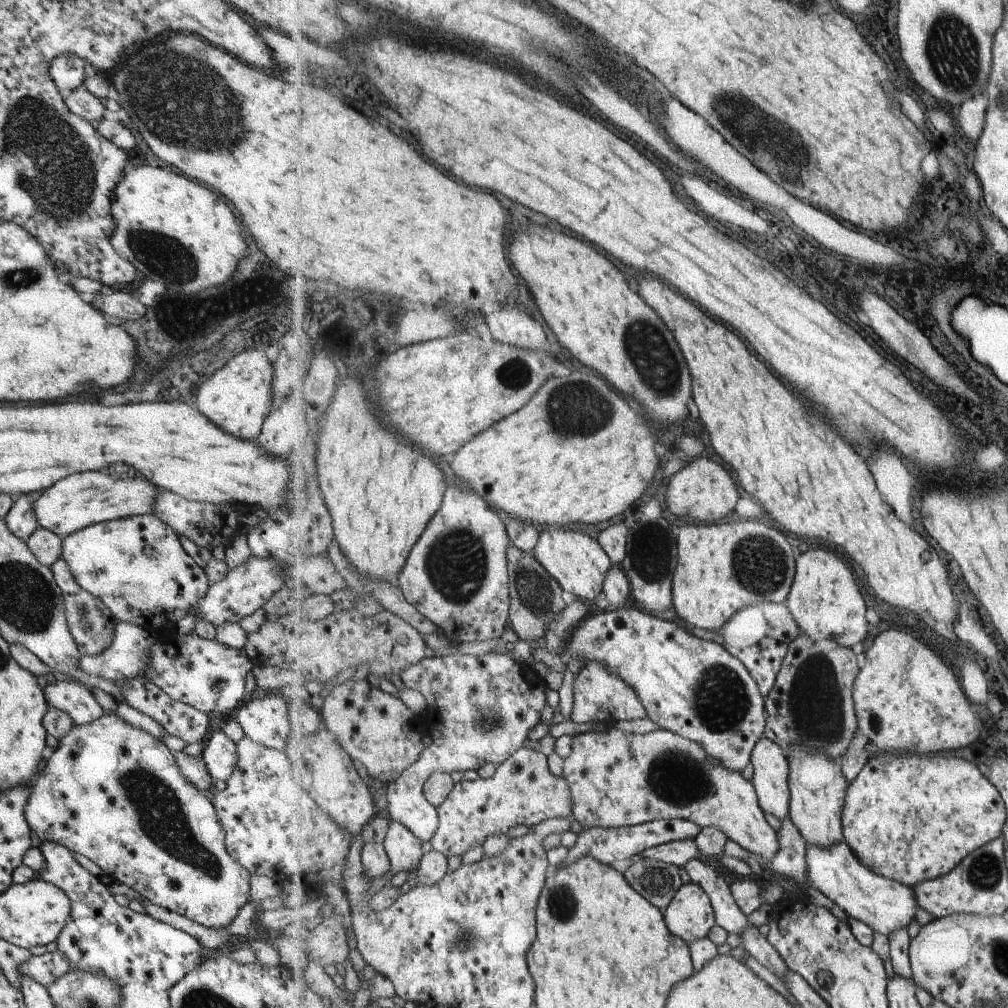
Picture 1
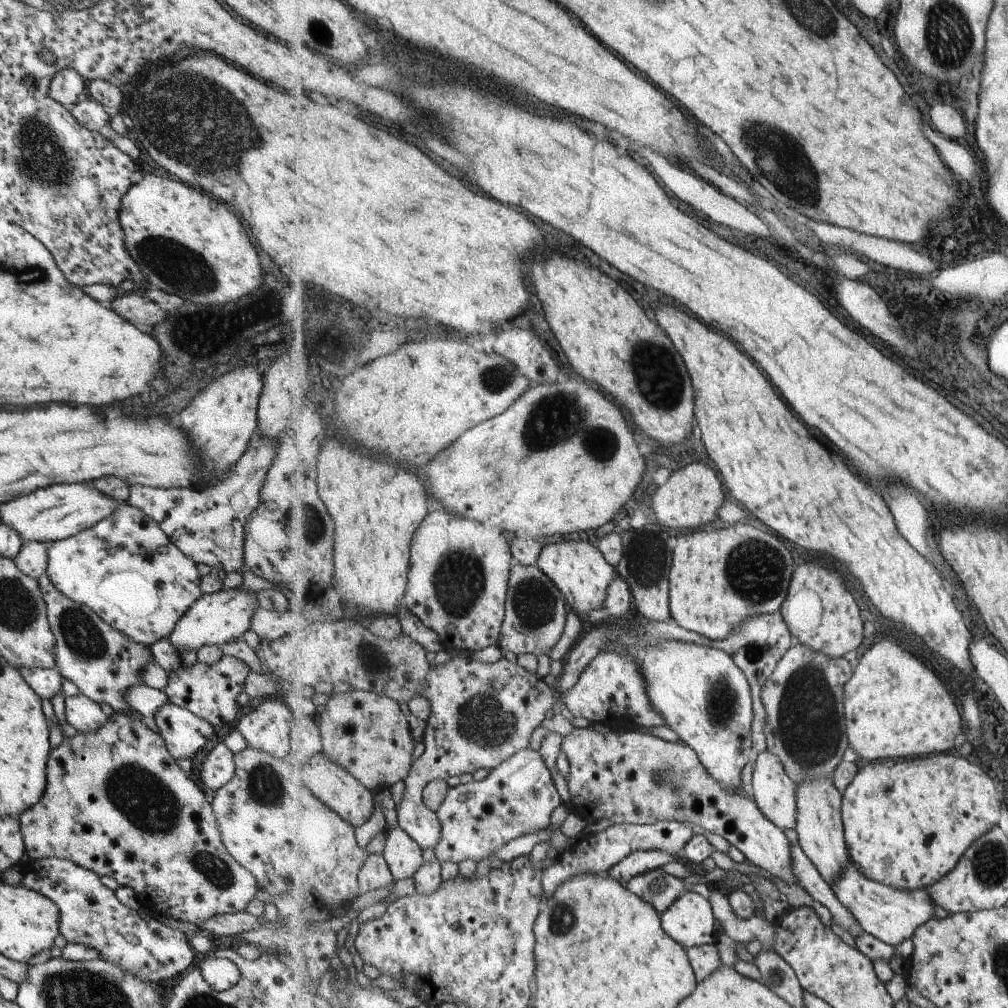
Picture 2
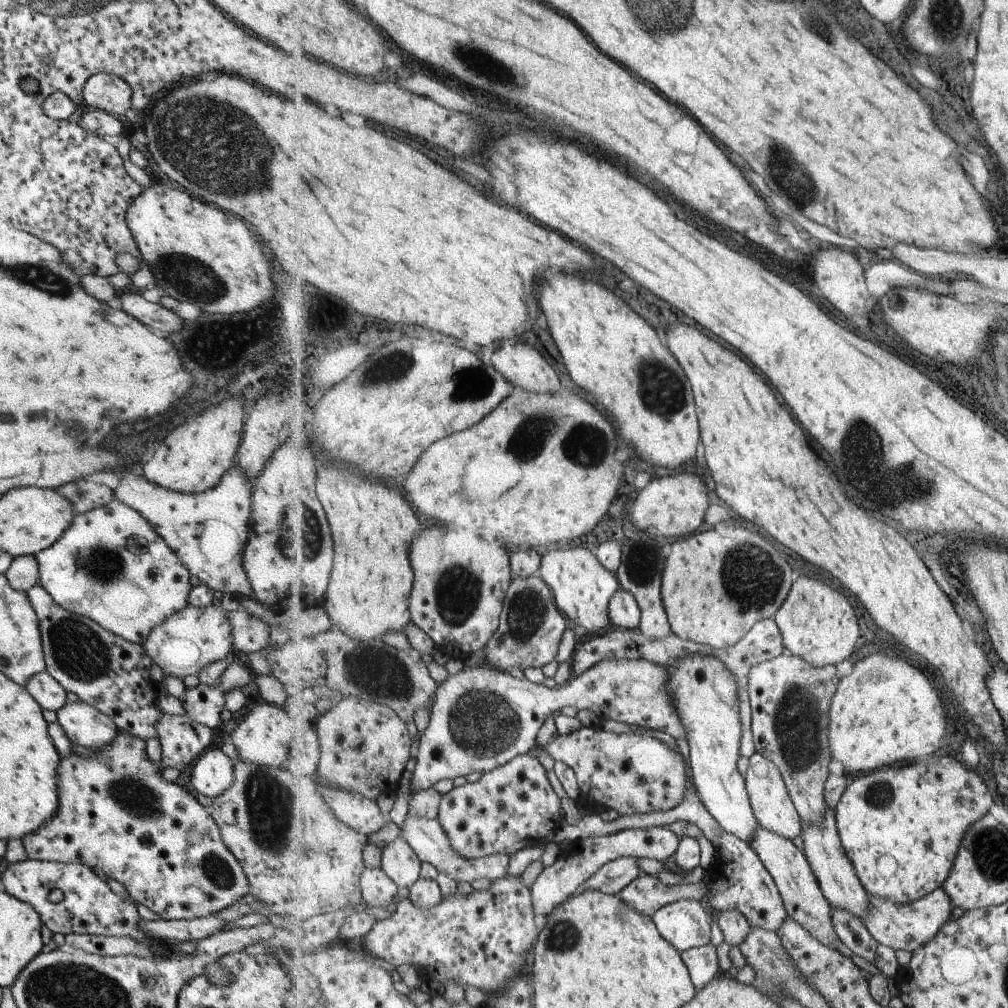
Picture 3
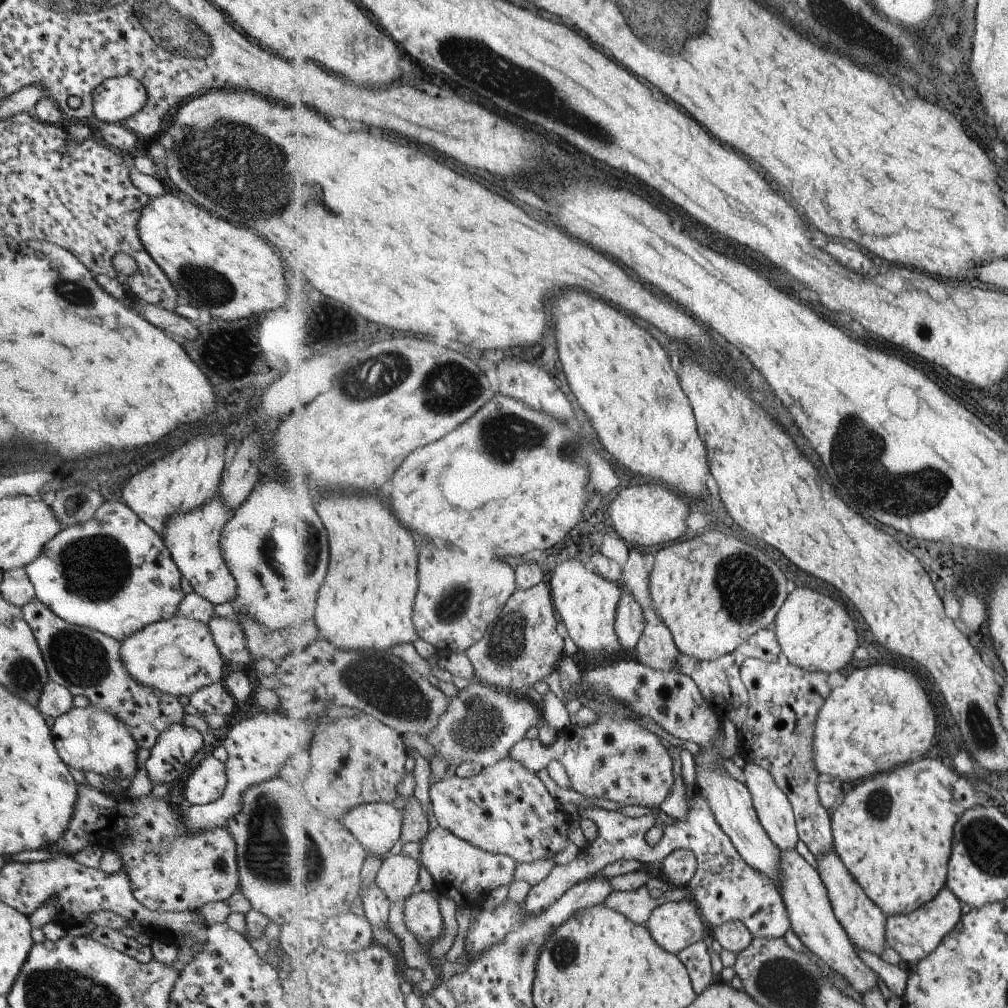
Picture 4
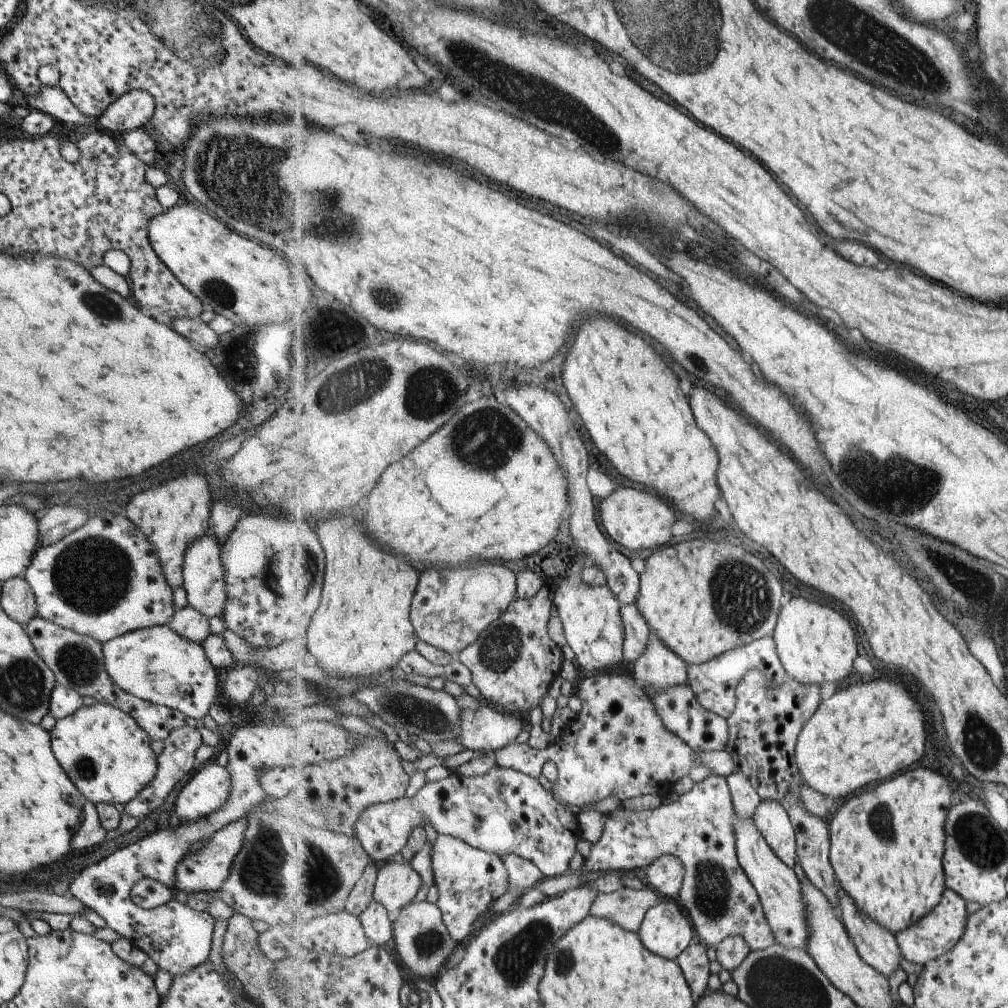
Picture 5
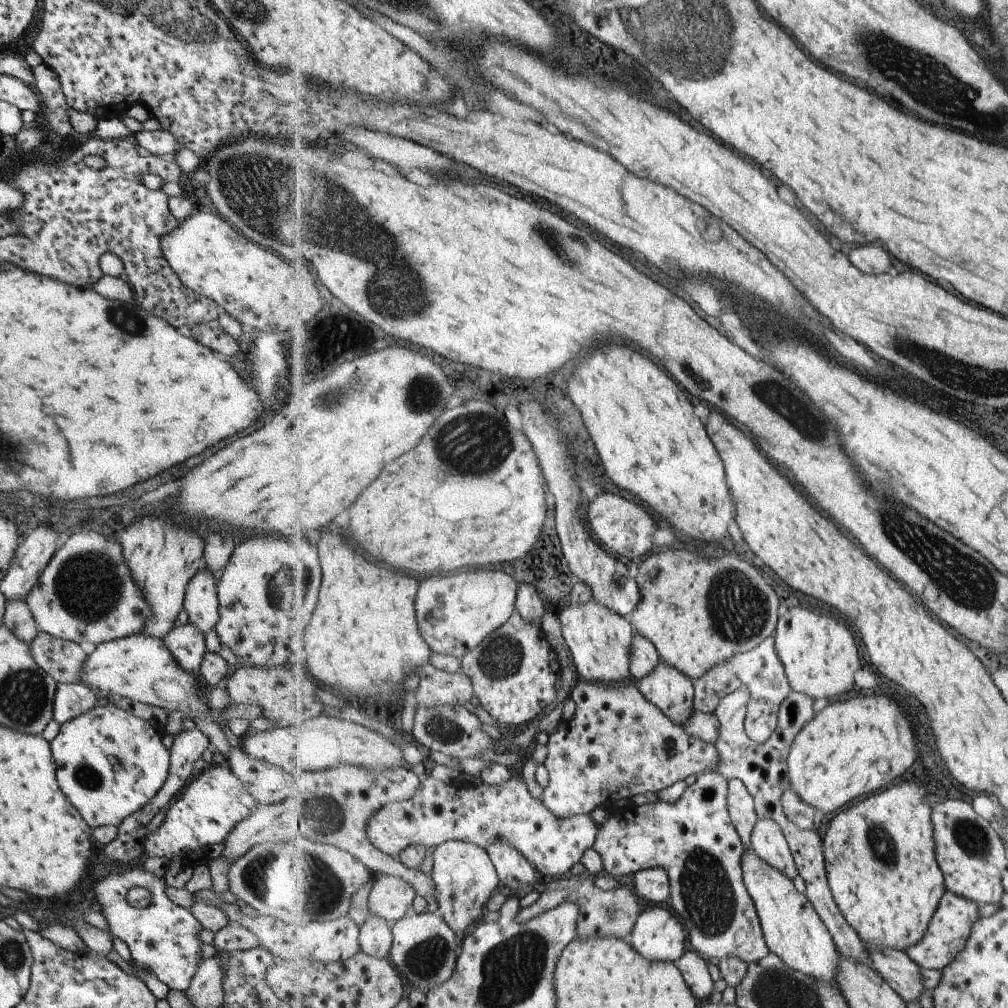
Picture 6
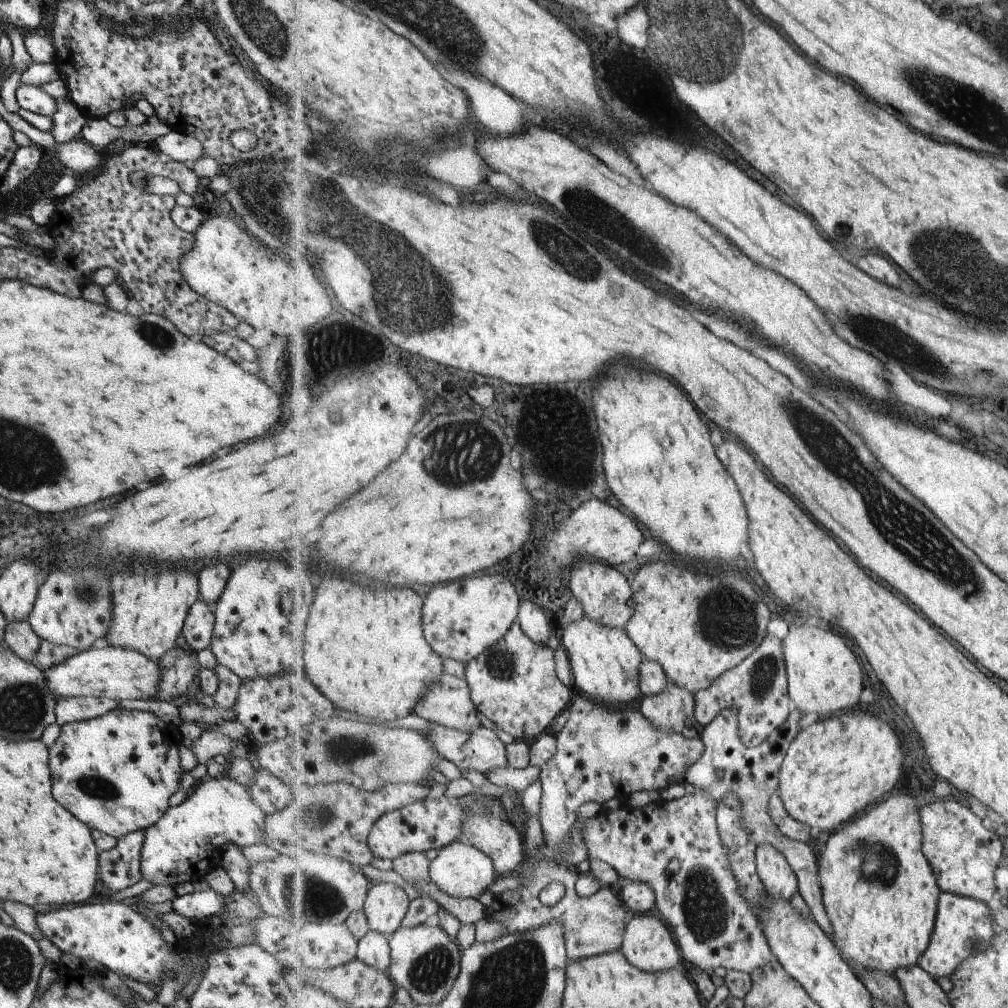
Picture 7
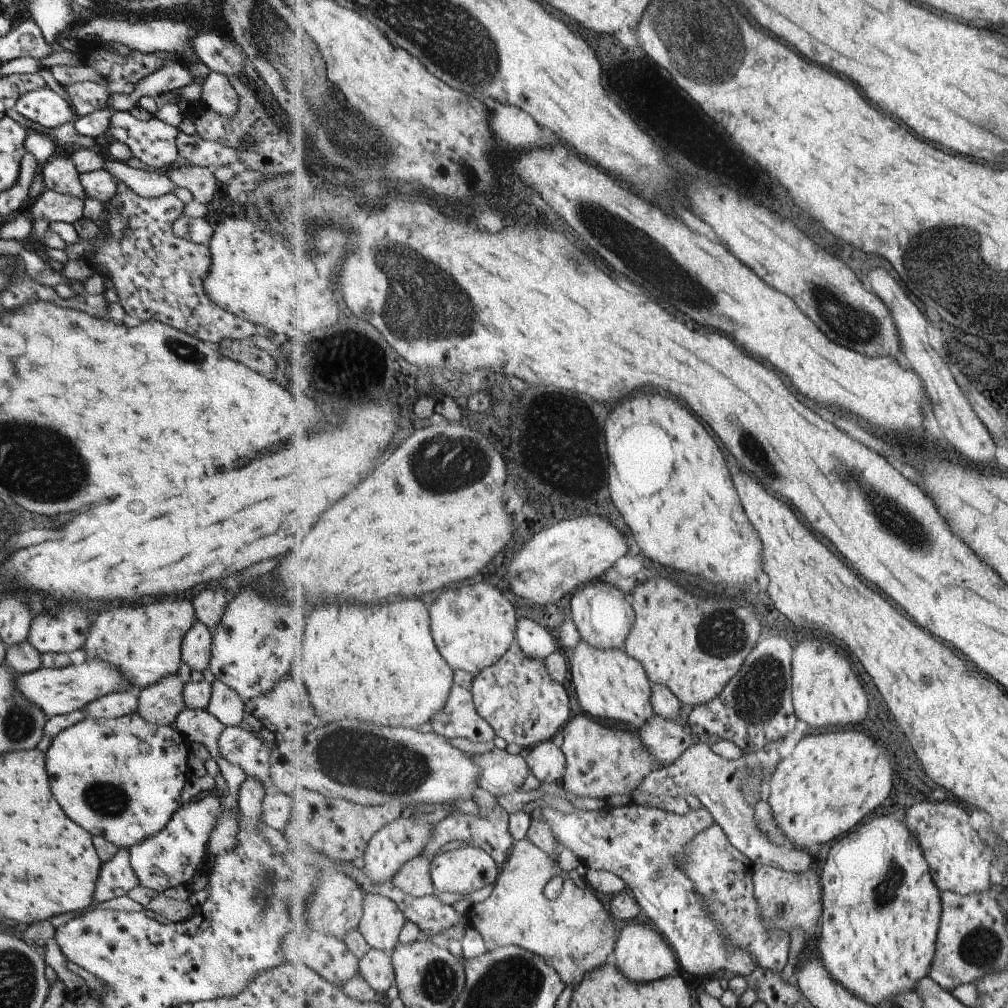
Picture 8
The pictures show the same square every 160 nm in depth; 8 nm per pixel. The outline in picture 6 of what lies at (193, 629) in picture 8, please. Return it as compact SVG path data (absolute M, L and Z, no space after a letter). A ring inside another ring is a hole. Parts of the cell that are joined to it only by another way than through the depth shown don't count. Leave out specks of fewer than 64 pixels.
M197 569L185 585L182 608L188 616L188 622L198 628L203 634L215 626L218 617L218 600L216 597L216 580L209 569Z

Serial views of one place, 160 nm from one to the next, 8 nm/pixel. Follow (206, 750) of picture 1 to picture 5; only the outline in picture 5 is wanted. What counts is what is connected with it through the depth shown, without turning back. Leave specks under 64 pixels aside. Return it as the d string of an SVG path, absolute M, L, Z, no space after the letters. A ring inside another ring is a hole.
M213 759L197 767L174 801L181 821L192 821L218 811L229 794L230 774Z

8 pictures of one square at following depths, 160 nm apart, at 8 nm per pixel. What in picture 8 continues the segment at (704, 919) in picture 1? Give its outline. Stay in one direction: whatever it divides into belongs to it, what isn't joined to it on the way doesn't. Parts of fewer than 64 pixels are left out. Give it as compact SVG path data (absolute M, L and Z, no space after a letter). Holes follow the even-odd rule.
M631 921L620 926L612 961L625 976L636 983L653 982L671 976L676 974L681 966L674 949L669 942L663 940L663 935L659 931L655 932L651 926L633 924Z

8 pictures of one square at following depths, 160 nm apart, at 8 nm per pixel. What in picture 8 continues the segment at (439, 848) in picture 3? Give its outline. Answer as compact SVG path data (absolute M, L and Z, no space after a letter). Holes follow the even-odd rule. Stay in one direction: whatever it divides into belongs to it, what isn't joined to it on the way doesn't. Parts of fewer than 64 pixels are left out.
M463 845L432 858L432 879L437 891L455 894L473 894L487 884L495 885L500 878L501 867L483 847Z

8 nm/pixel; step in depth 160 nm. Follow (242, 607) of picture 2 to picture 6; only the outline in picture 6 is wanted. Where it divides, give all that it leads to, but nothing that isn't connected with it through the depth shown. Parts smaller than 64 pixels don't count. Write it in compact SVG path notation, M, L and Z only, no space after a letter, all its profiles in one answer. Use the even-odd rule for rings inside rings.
M133 633L112 641L99 643L82 666L79 683L91 688L93 692L95 689L99 689L110 695L164 708L168 713L173 711L183 713L194 722L195 728L199 729L208 738L208 742L211 742L210 746L215 746L225 758L228 756L228 750L231 746L227 742L219 722L216 722L210 715L211 709L205 704L203 694L200 696L197 694L197 690L203 692L202 689L204 688L199 674L197 676L193 673L190 674L190 672L182 669L177 664L177 661L174 662L174 658L164 645L164 642L157 637L144 635L143 633Z

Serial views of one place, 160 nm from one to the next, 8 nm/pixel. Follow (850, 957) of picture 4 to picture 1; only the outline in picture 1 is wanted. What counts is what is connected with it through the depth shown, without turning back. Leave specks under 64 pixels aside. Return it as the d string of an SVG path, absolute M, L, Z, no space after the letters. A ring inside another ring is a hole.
M612 727L606 732L581 733L574 738L571 756L563 759L561 775L572 790L573 819L585 829L632 827L657 819L687 819L701 828L720 828L730 840L770 862L780 851L779 832L767 822L752 781L745 780L741 771L728 769L710 757L701 743L673 731L657 729L635 734Z

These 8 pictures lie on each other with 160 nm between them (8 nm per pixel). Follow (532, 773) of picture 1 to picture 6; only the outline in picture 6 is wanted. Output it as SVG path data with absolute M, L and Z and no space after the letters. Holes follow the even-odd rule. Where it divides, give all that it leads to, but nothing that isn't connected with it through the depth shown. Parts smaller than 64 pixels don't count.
M432 775L422 777L419 792L412 799L393 801L381 807L368 822L368 837L378 849L389 856L400 855L412 844L424 844L427 849L436 848L447 841L460 840L475 843L487 849L495 841L507 841L509 845L524 854L538 870L542 879L559 880L569 876L569 870L582 862L583 855L594 846L598 835L598 824L591 815L558 817L542 800L535 798L523 776L512 776L503 784L492 785L481 782L473 788L460 788L457 782L441 782Z

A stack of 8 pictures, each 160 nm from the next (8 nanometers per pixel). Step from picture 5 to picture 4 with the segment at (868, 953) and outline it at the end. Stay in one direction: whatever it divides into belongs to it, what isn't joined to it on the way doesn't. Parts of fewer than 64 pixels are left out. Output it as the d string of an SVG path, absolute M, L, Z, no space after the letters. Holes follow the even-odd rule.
M833 847L824 855L818 856L817 864L820 875L824 880L825 886L828 888L828 893L836 912L837 918L844 925L848 935L852 938L855 944L860 947L869 949L871 952L878 955L887 948L886 942L886 917L882 908L873 902L861 883L853 876L853 873L848 869L845 861Z

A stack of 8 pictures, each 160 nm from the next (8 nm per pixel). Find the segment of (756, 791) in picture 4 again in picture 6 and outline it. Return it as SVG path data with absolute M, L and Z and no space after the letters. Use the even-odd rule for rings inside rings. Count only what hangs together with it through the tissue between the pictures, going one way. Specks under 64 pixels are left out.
M771 817L758 819L752 832L752 847L769 864L786 872L792 879L800 874L782 826Z

